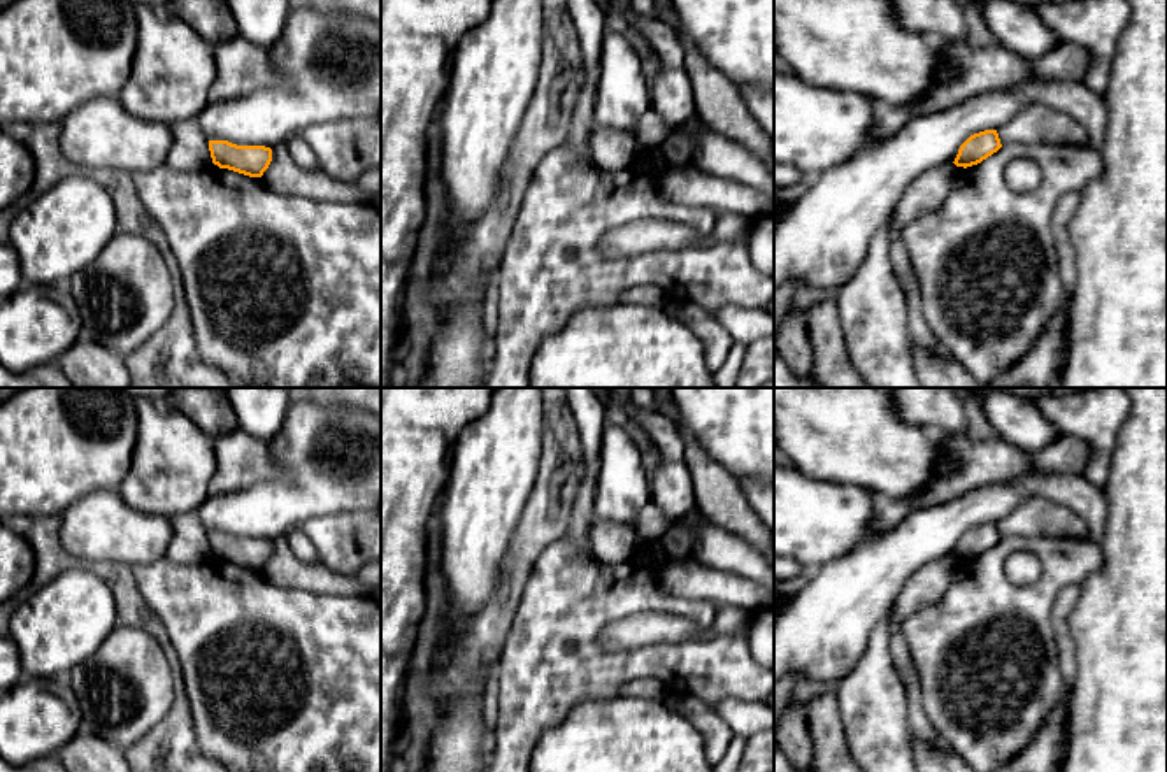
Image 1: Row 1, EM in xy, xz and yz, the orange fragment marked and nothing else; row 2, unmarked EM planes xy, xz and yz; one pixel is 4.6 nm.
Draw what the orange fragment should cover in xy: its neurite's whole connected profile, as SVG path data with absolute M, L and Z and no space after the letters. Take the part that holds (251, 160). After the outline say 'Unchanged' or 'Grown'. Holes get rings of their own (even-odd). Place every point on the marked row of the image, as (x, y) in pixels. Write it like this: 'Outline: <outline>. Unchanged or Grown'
Outline: M209 140L212 163L249 177L261 177L272 161L265 146L237 146L228 140Z. Unchanged

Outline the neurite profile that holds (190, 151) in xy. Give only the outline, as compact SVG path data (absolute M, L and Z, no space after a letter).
M197 119L170 126L174 144L165 163L177 172L197 172L212 165L209 140Z

